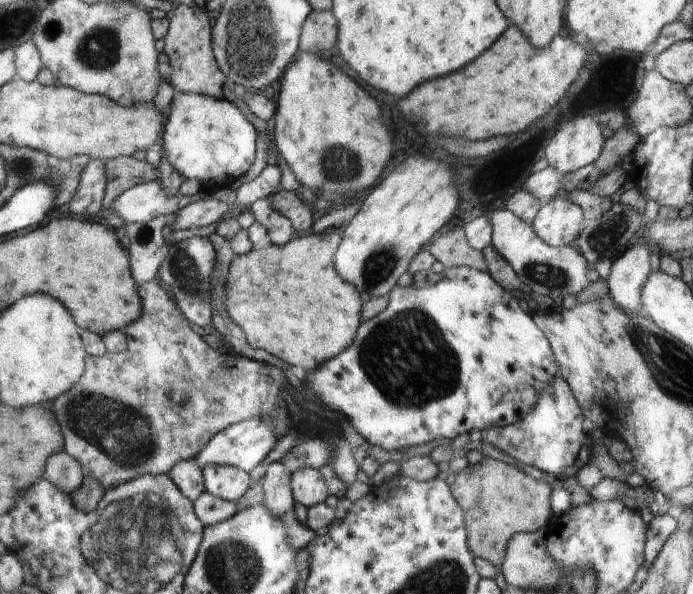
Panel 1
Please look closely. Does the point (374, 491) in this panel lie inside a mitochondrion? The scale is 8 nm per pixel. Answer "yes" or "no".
no

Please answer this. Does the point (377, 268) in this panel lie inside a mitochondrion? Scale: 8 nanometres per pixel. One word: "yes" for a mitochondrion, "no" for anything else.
yes

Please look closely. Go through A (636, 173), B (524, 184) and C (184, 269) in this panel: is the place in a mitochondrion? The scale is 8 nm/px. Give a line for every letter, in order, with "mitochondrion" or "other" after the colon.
A: other
B: other
C: mitochondrion

